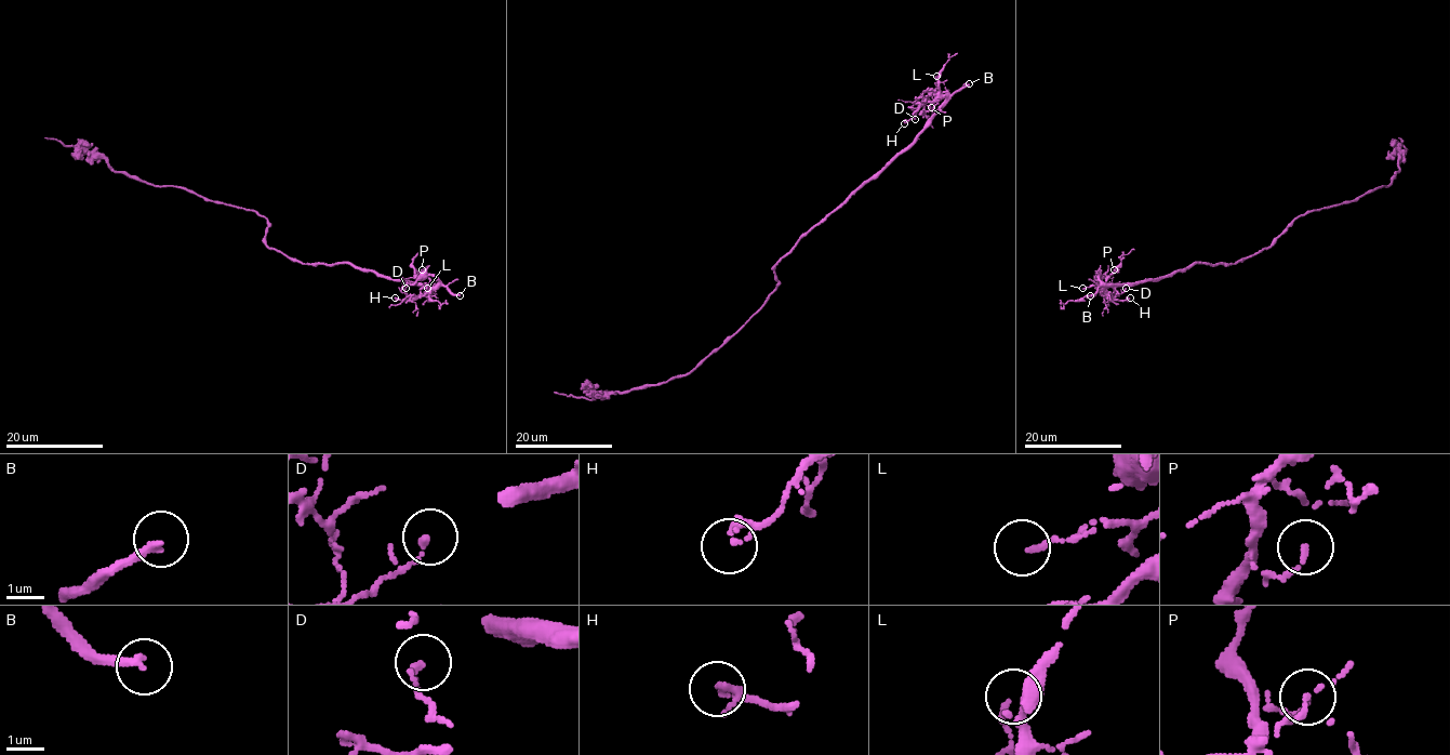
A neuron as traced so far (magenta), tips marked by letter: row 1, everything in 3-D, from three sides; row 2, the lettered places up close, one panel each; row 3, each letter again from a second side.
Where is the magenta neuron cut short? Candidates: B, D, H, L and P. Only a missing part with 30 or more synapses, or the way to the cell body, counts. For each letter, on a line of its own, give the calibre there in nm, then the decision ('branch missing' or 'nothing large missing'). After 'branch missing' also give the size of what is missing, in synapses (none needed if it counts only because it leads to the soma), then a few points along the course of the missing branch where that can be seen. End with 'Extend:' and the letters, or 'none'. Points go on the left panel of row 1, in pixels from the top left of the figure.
B: 200 nm | branch missing | (460, 295), (494, 301), (487, 301), (476, 320), (460, 307), (388, 326), (382, 340)
D: 160 nm | nothing large missing
H: 150 nm | nothing large missing
L: 140 nm | nothing large missing
P: 120 nm | nothing large missing
Extend: B

